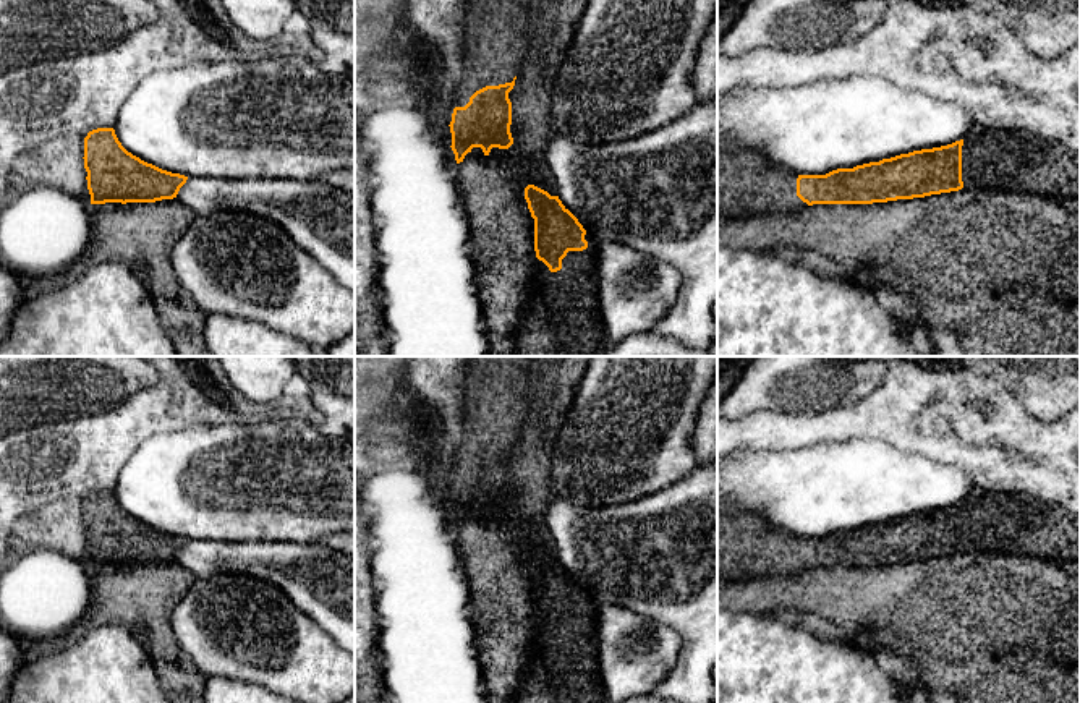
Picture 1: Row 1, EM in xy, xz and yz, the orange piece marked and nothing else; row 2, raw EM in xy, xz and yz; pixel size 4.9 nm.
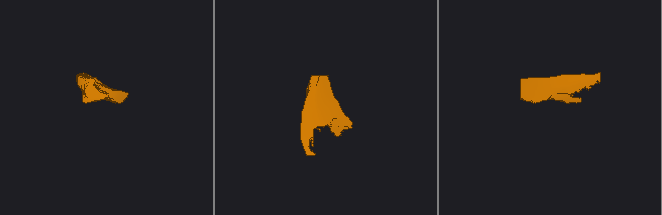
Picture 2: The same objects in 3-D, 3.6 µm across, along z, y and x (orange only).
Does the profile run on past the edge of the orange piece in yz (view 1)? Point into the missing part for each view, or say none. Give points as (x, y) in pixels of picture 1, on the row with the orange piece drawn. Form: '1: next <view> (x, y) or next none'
1: next yz (996, 159)

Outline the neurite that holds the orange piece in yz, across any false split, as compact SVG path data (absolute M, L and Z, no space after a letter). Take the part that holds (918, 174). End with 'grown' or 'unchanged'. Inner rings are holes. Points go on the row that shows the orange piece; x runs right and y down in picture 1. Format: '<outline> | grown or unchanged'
M973 126L960 141L947 146L837 168L826 175L800 175L771 165L756 151L717 147L717 217L727 219L792 212L813 204L873 204L980 188L1080 198L1080 154L1033 133Z | grown

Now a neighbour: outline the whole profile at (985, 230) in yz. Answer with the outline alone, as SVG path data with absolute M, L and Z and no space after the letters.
M959 190L913 199L873 204L813 204L792 212L748 219L717 217L717 245L763 253L772 246L813 251L842 266L855 282L891 287L913 298L928 324L954 327L962 334L967 356L1080 356L1080 198L1048 198L1006 190Z

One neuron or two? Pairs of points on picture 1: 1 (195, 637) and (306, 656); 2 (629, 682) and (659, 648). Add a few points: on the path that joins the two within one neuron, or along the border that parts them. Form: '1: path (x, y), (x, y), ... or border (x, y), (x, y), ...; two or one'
1: path (222, 656), (256, 673), (279, 674); one
2: path (633, 674), (651, 656); one

